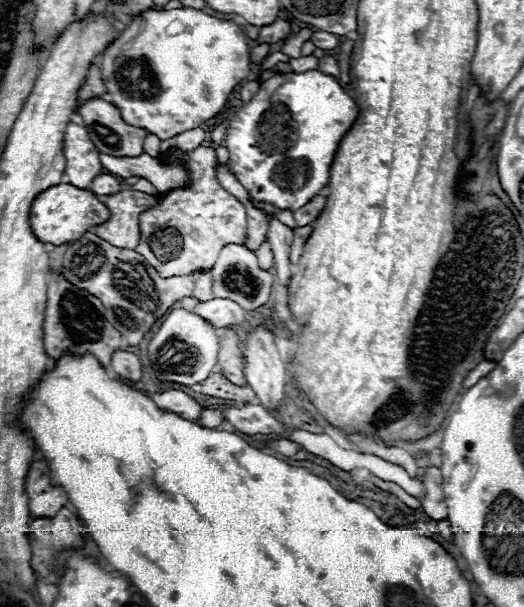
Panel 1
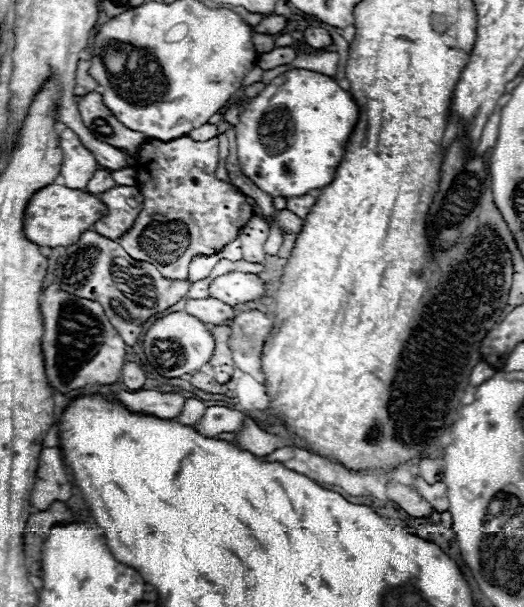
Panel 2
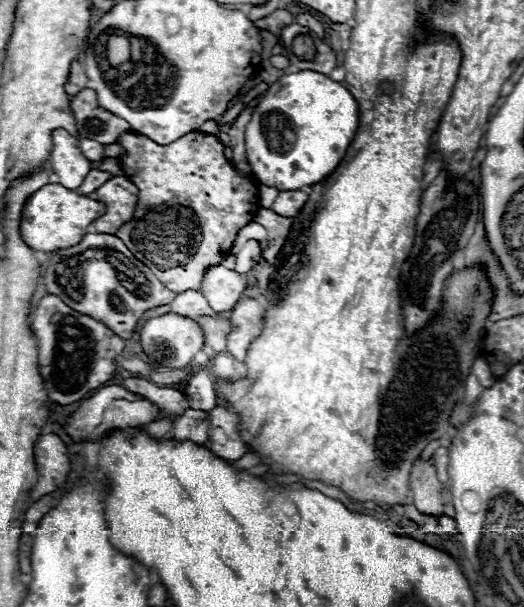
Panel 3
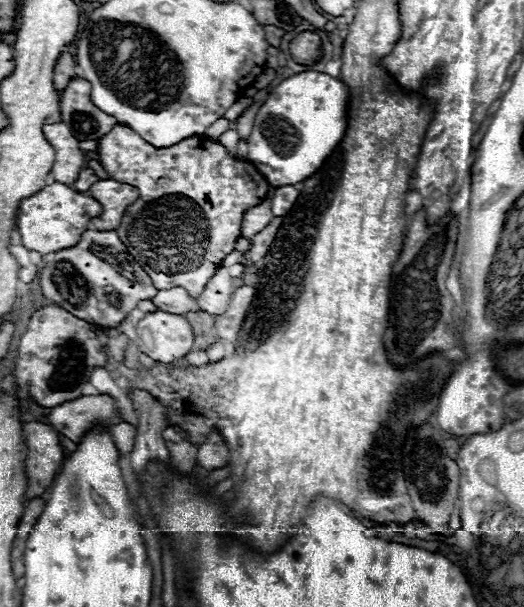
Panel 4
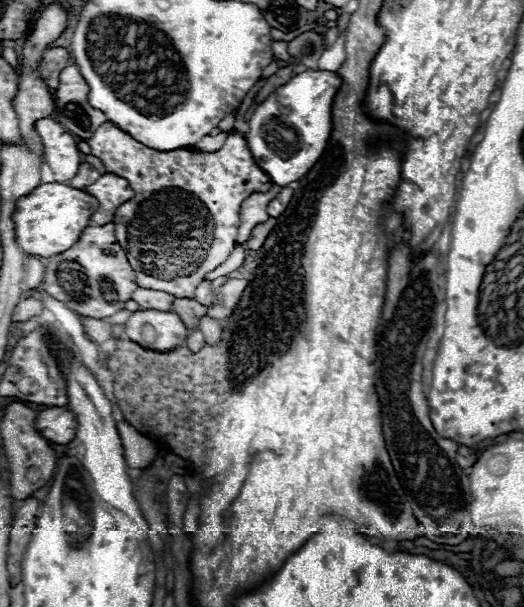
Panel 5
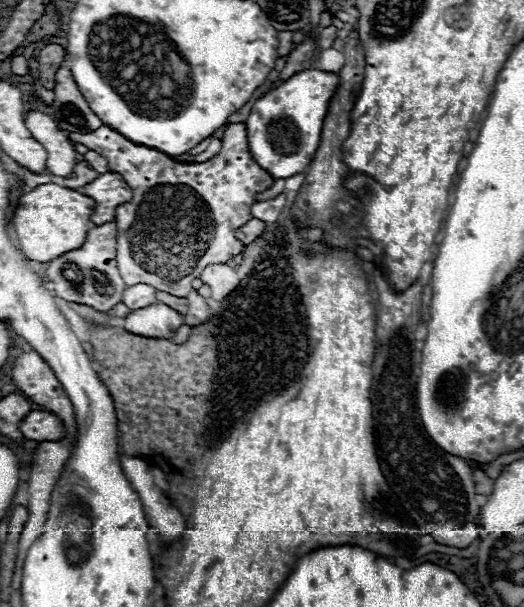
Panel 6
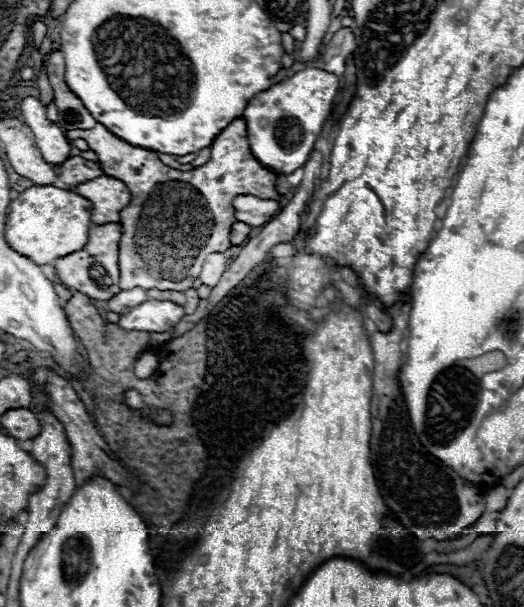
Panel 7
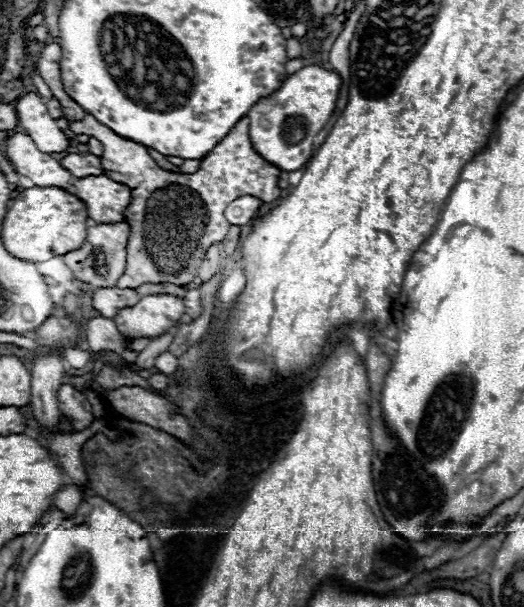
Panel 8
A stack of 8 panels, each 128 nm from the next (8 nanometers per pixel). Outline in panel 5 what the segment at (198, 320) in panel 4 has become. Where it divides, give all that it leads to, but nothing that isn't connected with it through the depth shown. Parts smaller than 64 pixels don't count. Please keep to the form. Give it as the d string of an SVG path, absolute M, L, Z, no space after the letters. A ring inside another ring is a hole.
M178 298L178 300L174 302L172 312L178 312L178 316L182 316L182 322L184 322L190 330L194 330L194 328L198 328L198 320L200 320L202 316L206 316L208 308L202 306L202 304L198 304L196 300Z

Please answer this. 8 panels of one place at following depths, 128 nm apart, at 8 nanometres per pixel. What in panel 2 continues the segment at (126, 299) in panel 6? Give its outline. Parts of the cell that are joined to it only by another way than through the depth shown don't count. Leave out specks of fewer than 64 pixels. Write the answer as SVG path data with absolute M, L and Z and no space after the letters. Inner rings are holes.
M190 298L184 310L190 312L192 316L196 316L198 320L202 320L204 324L224 324L236 316L234 306L220 302L216 298L204 298L204 300Z

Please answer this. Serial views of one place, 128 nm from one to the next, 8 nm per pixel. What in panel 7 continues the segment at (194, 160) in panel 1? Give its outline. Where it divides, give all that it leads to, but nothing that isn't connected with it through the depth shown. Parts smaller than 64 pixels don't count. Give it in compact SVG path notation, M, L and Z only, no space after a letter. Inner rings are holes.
M236 118L232 120L212 142L212 154L210 160L204 166L198 166L194 170L182 172L174 170L160 162L158 154L146 148L132 146L124 142L122 138L114 136L106 126L96 124L92 130L70 130L66 132L70 140L82 138L88 142L90 150L98 154L98 162L102 164L104 174L114 176L122 180L128 190L132 192L132 200L126 208L120 212L120 224L122 224L122 236L118 246L118 266L120 266L120 288L174 288L178 292L184 292L192 288L192 282L200 276L202 264L208 254L212 252L224 252L230 244L230 226L236 222L232 200L240 194L258 196L264 200L280 200L280 194L276 192L276 174L268 168L264 168L254 154L250 152L248 138L246 138L246 120Z

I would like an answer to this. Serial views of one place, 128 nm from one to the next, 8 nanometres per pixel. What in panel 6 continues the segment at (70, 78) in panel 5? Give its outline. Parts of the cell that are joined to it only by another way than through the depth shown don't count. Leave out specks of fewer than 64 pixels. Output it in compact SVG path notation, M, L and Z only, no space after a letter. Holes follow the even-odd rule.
M60 66L54 86L54 122L66 132L92 132L102 126L102 120L90 110L80 88L76 86L68 66Z

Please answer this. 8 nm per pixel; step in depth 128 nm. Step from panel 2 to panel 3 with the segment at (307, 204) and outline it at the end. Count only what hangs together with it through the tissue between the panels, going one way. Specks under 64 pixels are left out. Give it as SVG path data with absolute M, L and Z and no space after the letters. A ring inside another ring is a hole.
M302 190L280 192L278 198L276 198L276 202L274 202L274 206L272 206L272 210L278 212L280 216L292 218L292 216L298 216L300 214L300 210L306 204L306 200L308 200L308 194L302 192Z

